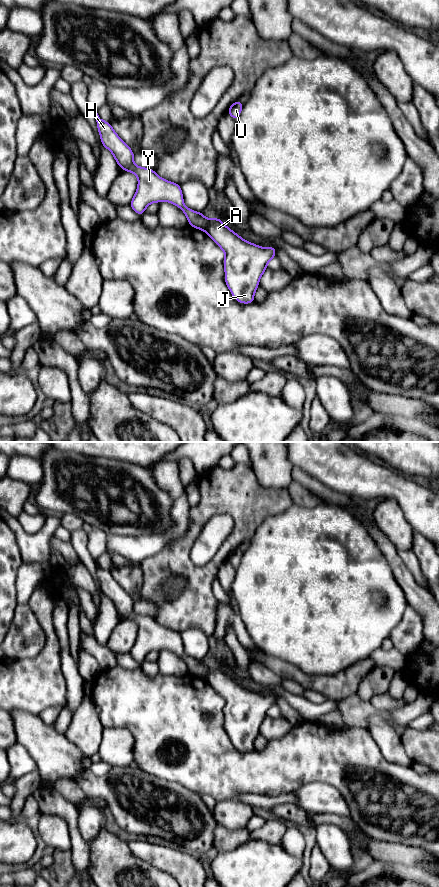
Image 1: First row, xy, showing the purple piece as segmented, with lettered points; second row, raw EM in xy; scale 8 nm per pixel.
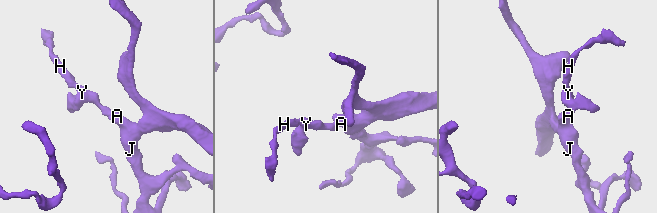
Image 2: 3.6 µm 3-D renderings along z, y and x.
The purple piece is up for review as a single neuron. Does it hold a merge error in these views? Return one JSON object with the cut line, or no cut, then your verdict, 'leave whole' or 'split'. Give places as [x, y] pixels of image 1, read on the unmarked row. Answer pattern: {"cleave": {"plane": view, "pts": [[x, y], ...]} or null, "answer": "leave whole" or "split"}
{"cleave": {"plane": "xy", "pts": [[209, 668], [209, 672], [204, 678]]}, "answer": "split"}

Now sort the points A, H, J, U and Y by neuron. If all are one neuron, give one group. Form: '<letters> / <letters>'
A J U / H Y

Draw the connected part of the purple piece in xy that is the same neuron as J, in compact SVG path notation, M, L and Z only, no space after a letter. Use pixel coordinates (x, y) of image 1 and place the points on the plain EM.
M217 665L209 668L205 680L225 700L223 710L225 730L235 748L243 752L255 750L254 741L259 734L259 728L266 718L268 710L276 705L276 696L273 694L260 695L242 687Z

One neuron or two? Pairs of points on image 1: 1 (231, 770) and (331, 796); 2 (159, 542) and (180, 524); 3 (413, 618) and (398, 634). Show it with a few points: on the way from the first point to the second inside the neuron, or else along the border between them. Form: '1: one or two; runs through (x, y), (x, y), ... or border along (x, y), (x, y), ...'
1: two; border along (322, 782), (308, 782), (294, 791)
2: one; runs through (164, 540), (176, 529)
3: one; runs through (410, 622), (402, 630)

